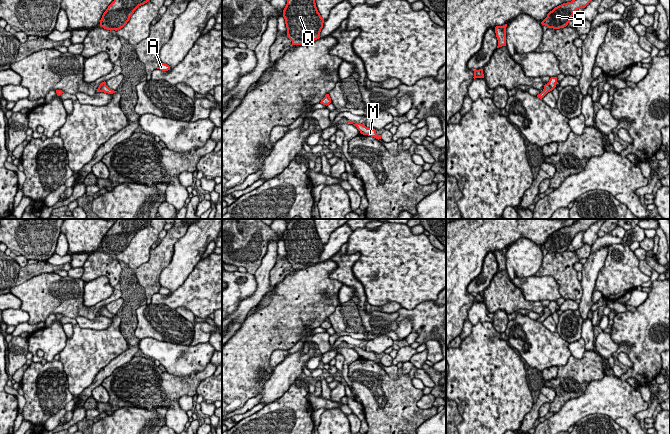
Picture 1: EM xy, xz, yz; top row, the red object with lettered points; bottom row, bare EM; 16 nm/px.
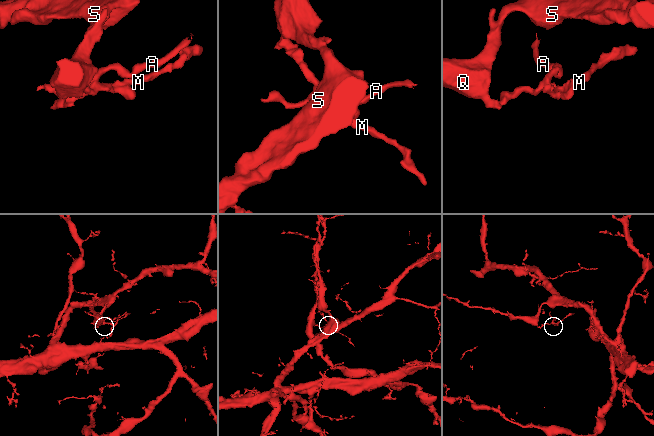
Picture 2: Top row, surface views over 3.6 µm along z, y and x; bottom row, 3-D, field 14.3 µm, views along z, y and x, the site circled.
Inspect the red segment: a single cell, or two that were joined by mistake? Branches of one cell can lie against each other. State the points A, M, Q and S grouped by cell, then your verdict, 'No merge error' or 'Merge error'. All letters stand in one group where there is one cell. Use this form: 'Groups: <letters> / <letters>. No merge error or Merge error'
Groups: A / M Q S. Merge error

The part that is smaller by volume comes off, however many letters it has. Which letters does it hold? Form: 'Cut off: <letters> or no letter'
Cut off: A

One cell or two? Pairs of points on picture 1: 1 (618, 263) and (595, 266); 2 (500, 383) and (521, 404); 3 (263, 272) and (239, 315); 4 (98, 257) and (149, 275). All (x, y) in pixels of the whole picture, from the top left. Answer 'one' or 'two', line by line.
1: two
2: one
3: one
4: two

